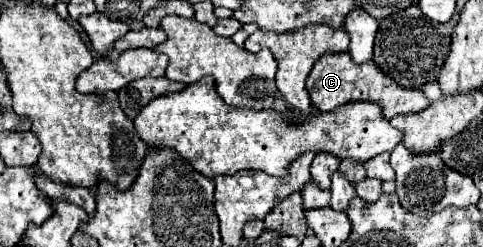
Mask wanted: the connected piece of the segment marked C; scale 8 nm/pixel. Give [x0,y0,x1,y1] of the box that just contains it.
[306,51,430,119]

